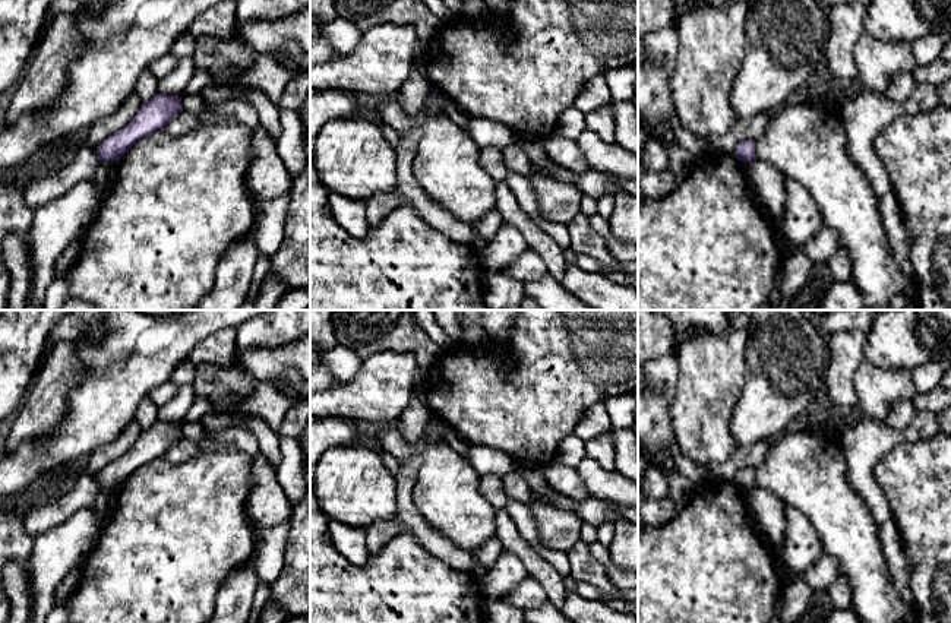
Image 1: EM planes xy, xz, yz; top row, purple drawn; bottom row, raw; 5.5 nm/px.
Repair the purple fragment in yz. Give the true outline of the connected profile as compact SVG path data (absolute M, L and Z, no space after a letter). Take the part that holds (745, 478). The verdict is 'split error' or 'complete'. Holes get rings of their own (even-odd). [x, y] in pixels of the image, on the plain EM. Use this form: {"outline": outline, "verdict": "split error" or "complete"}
{"outline": "M746 467L740 469L733 481L739 488L751 490L755 487L755 469L752 467Z", "verdict": "complete"}

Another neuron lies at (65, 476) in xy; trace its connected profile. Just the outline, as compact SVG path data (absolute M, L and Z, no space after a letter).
M80 464L78 468L72 467L61 467L54 469L53 472L48 474L53 480L59 481L61 488L67 488L72 481L80 474L80 472L88 472L95 481L97 481L97 474L92 474L85 464Z

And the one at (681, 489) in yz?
M663 471L669 483L669 499L676 503L685 503L689 500L695 486L679 472Z

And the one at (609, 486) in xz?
M585 456L575 469L582 478L590 497L623 506L638 505L638 483L625 478L614 468L606 471L595 461Z

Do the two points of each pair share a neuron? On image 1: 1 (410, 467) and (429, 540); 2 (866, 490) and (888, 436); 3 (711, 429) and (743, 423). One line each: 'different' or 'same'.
1: same
2: same
3: different

